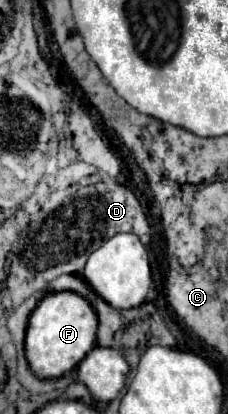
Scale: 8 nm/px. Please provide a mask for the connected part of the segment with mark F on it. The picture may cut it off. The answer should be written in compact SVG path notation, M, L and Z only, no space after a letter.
M50 292L34 308L26 330L26 360L38 378L60 378L96 346L98 316L90 302L76 292Z

